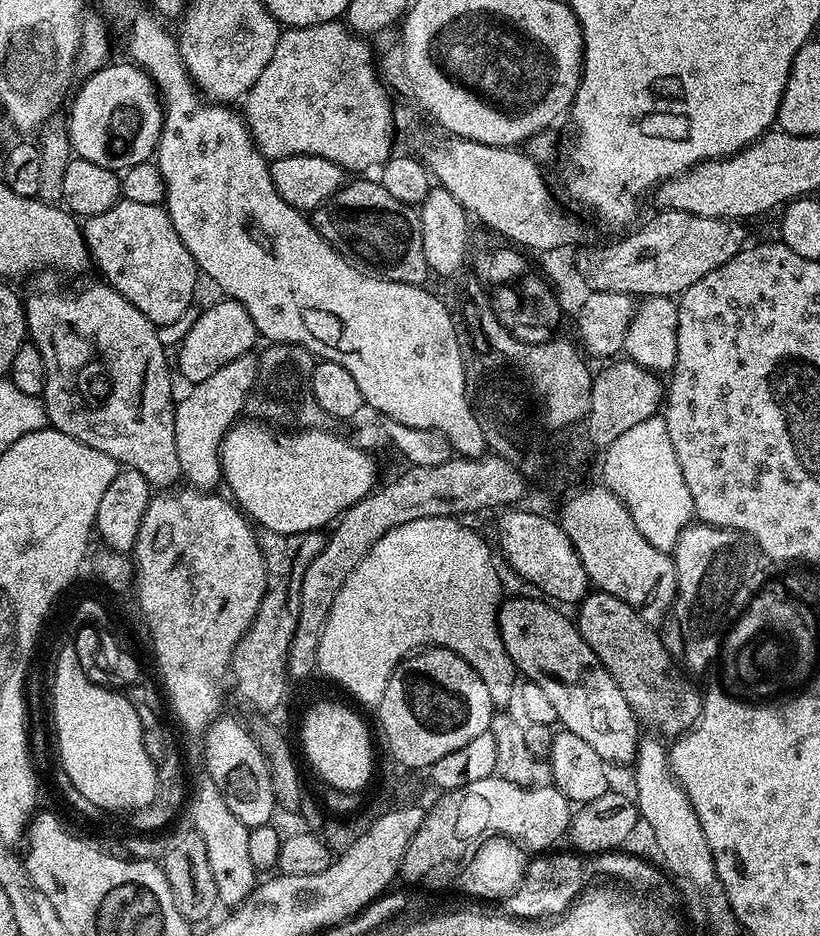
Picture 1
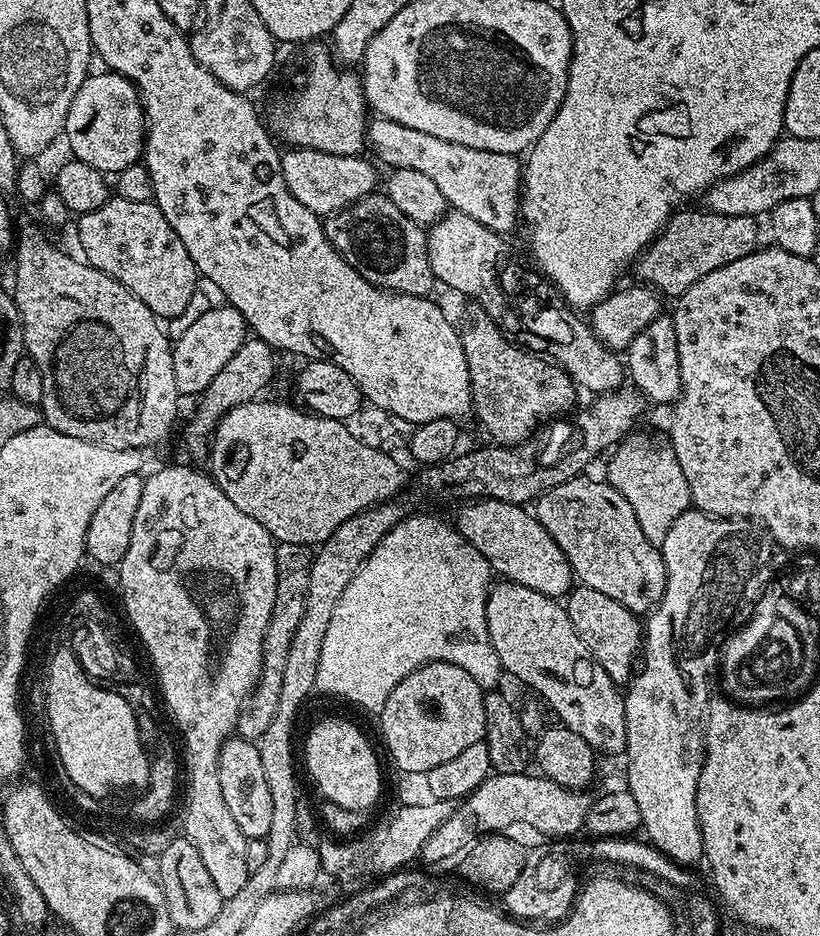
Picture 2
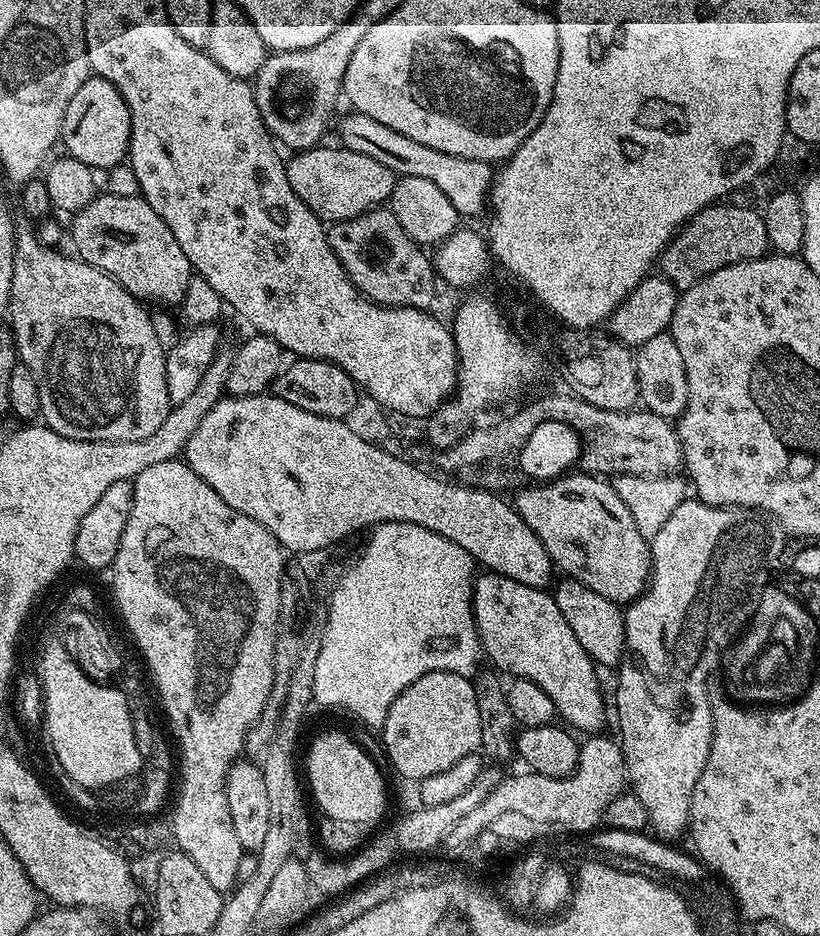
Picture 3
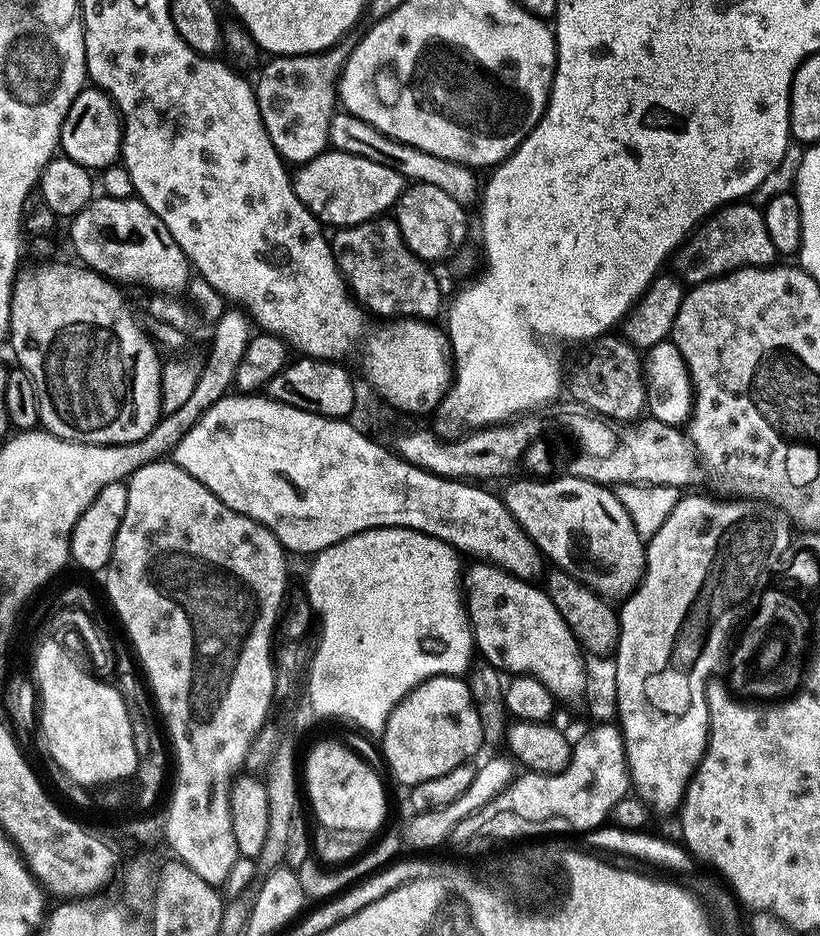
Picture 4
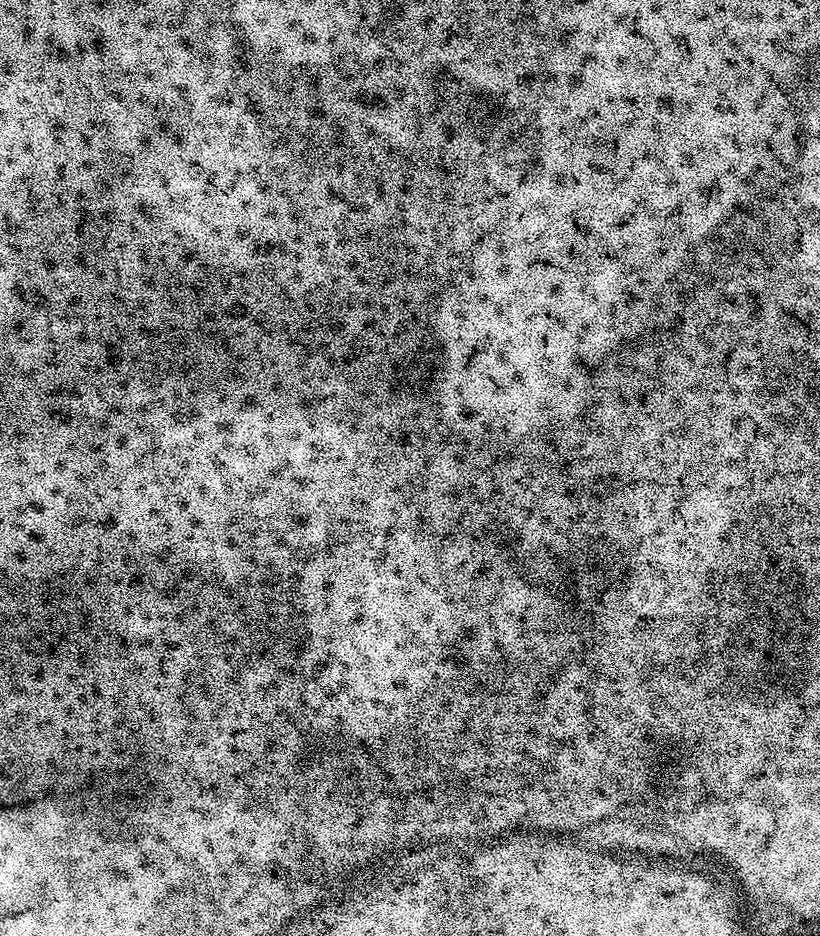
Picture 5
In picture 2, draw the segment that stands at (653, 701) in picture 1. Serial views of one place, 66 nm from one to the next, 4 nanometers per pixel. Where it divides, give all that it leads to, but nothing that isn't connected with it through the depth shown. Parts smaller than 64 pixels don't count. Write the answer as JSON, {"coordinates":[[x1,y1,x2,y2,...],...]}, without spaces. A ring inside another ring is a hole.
{"coordinates":[[583,586,573,587,572,591,566,597,566,607,570,622,574,622,574,630,578,630,578,638,582,638,582,642,586,642,586,646,590,650,590,654,594,654,594,658,602,666,602,670,606,670,606,674,610,674,610,678,617,686,623,685,632,679,634,675,634,667,632,663,637,663,638,657,642,652,642,620,639,615,630,610,626,610,626,606,622,606,622,602,614,602,614,598,602,594,598,590,590,590]]}

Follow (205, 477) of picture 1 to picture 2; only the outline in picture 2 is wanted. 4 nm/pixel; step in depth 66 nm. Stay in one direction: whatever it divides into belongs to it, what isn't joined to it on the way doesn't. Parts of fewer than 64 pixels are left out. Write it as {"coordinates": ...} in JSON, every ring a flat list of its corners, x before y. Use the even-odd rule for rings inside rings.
{"coordinates":[[249,338,244,341,238,354,234,354,234,358,230,358,230,362,226,362,218,374,214,374,214,382,210,382,208,389,200,393,195,401,196,413,189,418,188,425,184,428,184,444,194,459,200,460,203,456,205,459,209,455,212,433,231,408,255,400,263,393,260,391,271,382,272,375,276,372,276,356,277,353,265,340]]}

